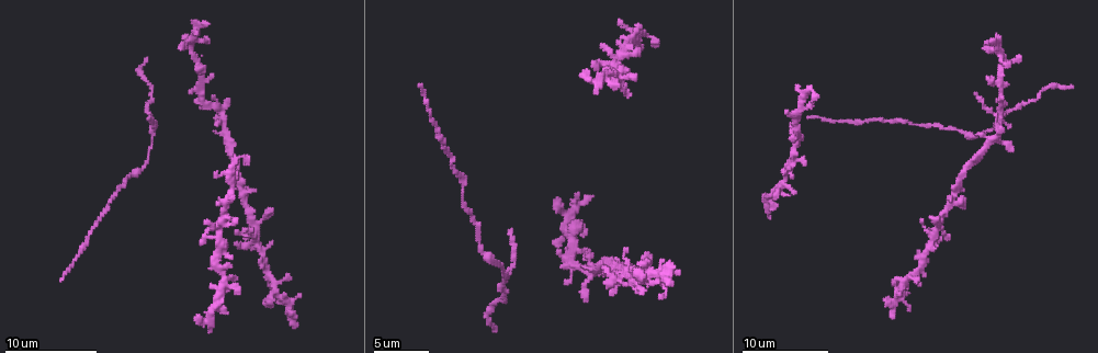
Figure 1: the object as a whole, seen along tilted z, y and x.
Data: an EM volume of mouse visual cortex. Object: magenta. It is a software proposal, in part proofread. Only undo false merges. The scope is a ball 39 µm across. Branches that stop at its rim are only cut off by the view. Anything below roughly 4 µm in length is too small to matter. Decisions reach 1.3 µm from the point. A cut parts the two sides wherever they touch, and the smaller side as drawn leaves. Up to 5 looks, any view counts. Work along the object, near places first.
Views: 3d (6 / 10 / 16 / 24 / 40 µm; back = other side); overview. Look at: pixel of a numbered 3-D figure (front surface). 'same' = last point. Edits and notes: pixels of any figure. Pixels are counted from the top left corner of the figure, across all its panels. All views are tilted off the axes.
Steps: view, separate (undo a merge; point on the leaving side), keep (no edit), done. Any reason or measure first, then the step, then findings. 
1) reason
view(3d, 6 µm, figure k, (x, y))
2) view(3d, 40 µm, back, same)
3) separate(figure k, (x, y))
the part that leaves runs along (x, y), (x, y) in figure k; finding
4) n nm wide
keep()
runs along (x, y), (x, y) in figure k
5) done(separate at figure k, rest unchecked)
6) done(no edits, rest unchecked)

view(3d, 10 µm, figure 1, (628, 268))

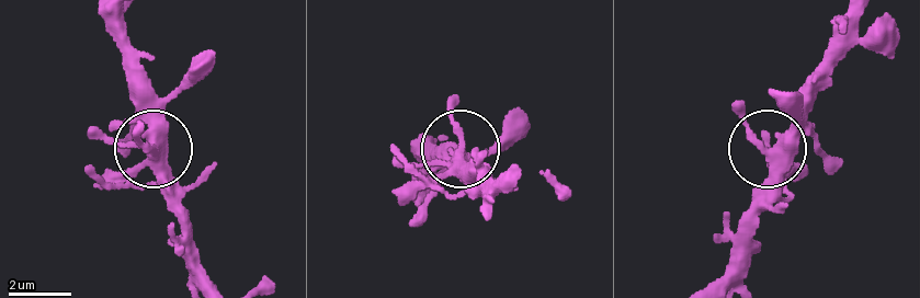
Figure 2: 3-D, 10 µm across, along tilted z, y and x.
5 arms
keep()
runs along (859, 15), (847, 54), (763, 155), (771, 194), (761, 220) in figure 2; continuous, no second neuron

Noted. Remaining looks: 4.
arms part here
view(3d, 10 µm, figure 1, (153, 132))

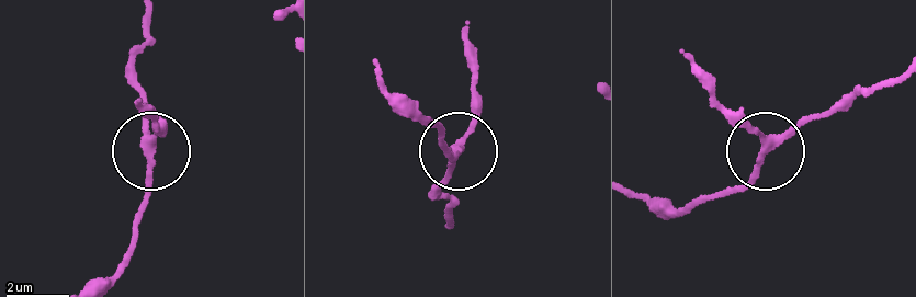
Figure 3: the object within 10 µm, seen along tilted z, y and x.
220 nm wide
keep()
continuous, no second neuron

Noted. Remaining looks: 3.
a fork
view(3d, 6 µm, figure 1, (569, 263))

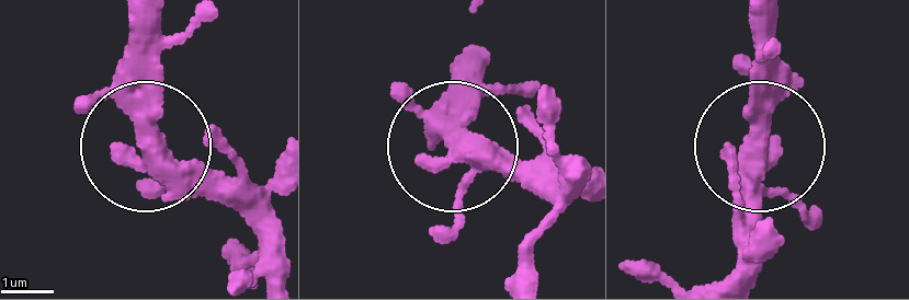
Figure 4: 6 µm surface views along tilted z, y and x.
360 nm wide
keep()
runs along (571, 188), (536, 188), (458, 143), (468, 79) in figure 4; continuous, no second neuron

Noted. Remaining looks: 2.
done(no edits, rest unchecked)

